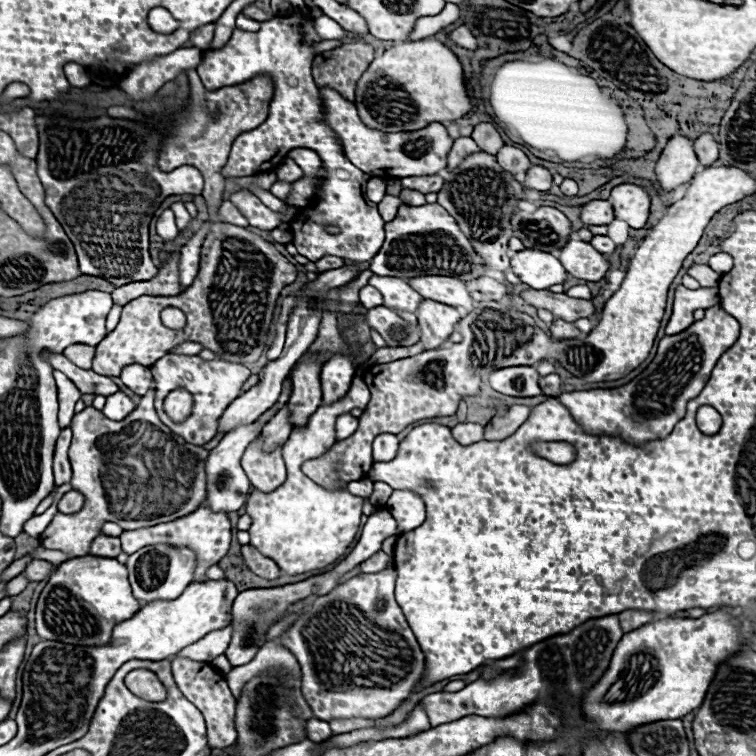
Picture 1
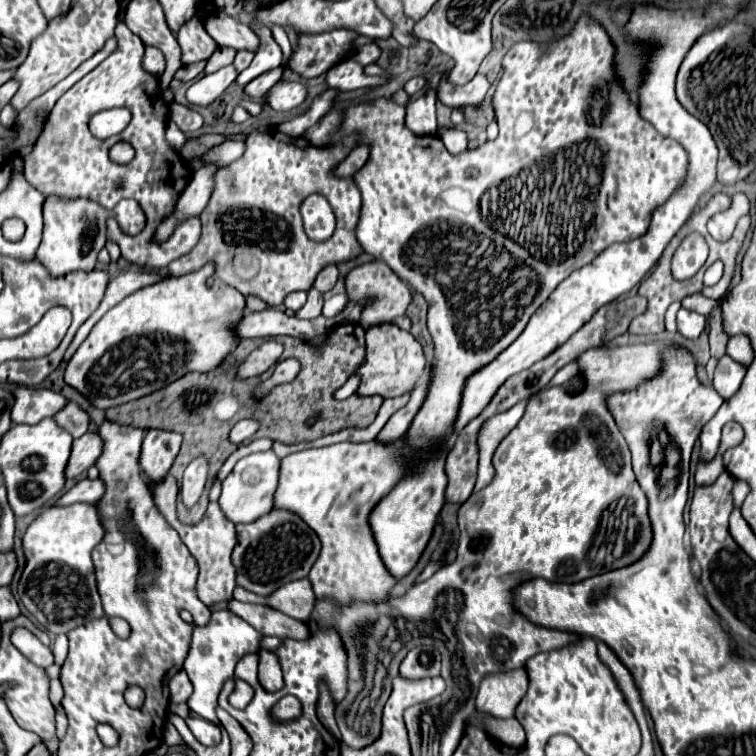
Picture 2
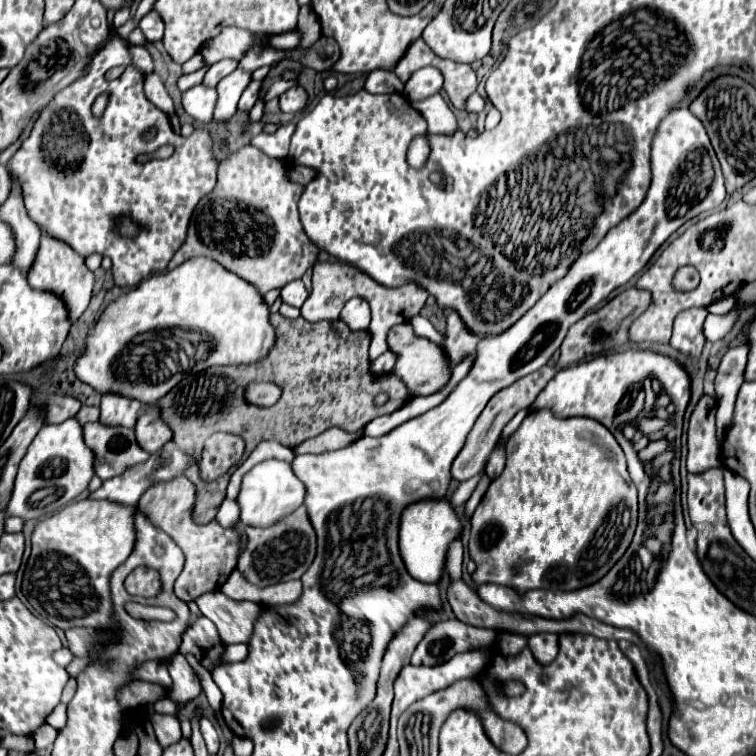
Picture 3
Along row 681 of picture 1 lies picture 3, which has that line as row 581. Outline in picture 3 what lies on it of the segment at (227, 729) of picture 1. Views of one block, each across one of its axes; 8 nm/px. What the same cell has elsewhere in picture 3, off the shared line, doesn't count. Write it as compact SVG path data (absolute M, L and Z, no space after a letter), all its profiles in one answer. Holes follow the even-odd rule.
M178 476L164 484L154 484L144 492L142 506L138 510L160 530L164 530L184 552L184 568L176 578L174 592L180 600L192 602L204 592L220 590L220 586L228 580L230 572L234 570L236 556L238 556L238 530L222 528L216 520L208 524L196 524L192 520L192 508L196 504L196 486L186 478Z

